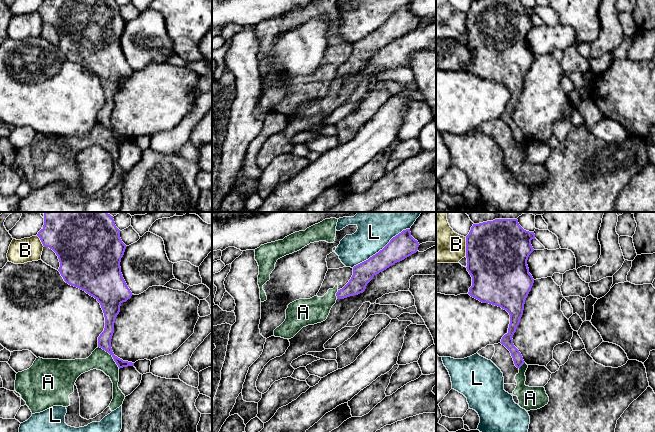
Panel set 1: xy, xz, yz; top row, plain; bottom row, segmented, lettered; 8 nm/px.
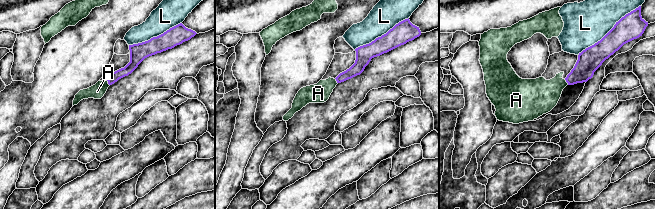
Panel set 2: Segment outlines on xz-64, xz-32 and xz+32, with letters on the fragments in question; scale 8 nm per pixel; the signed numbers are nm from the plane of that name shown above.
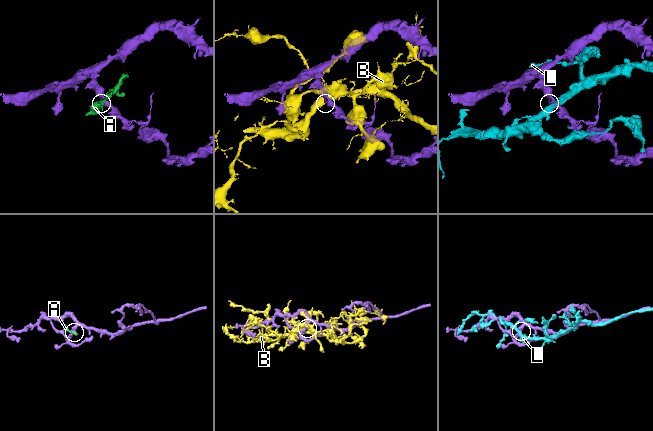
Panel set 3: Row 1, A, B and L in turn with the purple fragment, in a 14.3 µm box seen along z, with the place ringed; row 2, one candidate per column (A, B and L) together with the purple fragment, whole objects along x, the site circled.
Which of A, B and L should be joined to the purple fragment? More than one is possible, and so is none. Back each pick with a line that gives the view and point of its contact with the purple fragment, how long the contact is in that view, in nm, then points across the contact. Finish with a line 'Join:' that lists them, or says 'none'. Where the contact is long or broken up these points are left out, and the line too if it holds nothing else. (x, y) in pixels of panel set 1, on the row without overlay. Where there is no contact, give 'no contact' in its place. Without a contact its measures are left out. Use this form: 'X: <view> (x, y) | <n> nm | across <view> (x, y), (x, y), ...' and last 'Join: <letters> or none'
Join: none

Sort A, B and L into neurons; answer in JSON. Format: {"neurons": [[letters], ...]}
{"neurons": [["A"], ["B"], ["L"]]}

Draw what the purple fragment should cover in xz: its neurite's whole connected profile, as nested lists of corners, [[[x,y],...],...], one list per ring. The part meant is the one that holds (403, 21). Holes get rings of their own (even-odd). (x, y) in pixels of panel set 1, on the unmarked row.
[[[410,5],[403,6],[368,36],[353,43],[349,58],[336,69],[337,75],[358,71],[365,67],[373,53],[397,38],[416,29],[419,19],[411,12]]]

